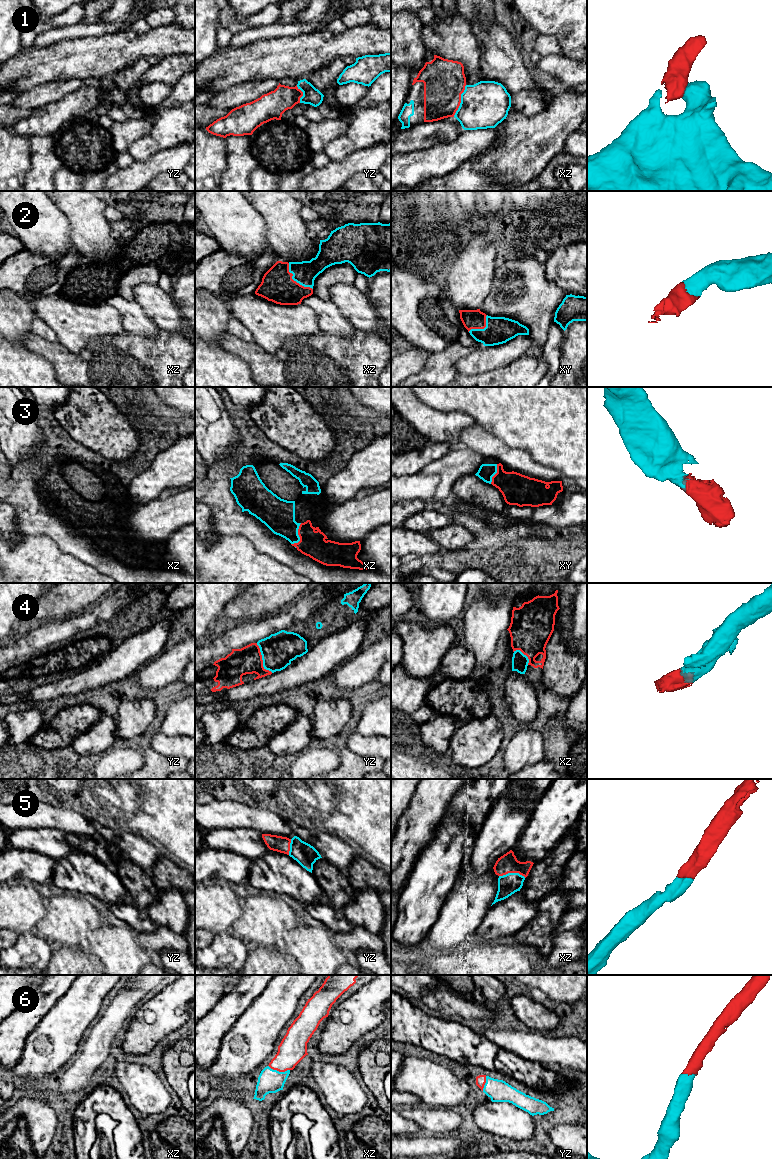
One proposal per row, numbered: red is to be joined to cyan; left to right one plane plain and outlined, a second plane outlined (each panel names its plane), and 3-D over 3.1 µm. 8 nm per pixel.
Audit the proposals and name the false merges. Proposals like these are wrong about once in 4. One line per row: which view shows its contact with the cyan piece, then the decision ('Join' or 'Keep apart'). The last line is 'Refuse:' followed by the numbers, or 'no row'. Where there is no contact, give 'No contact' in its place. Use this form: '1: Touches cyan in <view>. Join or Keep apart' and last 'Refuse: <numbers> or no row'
1: Touches cyan in xz. Join
2: Touches cyan in xz. Join
3: Touches cyan in xz. Join
4: Touches cyan in yz. Join
5: Touches cyan in xz. Join
6: Touches cyan in xz. Join
Refuse: no row

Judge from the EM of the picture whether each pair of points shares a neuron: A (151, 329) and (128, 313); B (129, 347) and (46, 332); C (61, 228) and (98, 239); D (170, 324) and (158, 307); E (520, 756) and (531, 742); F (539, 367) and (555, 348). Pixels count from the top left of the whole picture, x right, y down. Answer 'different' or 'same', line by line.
A: same
B: different
C: different
D: same
E: same
F: different

